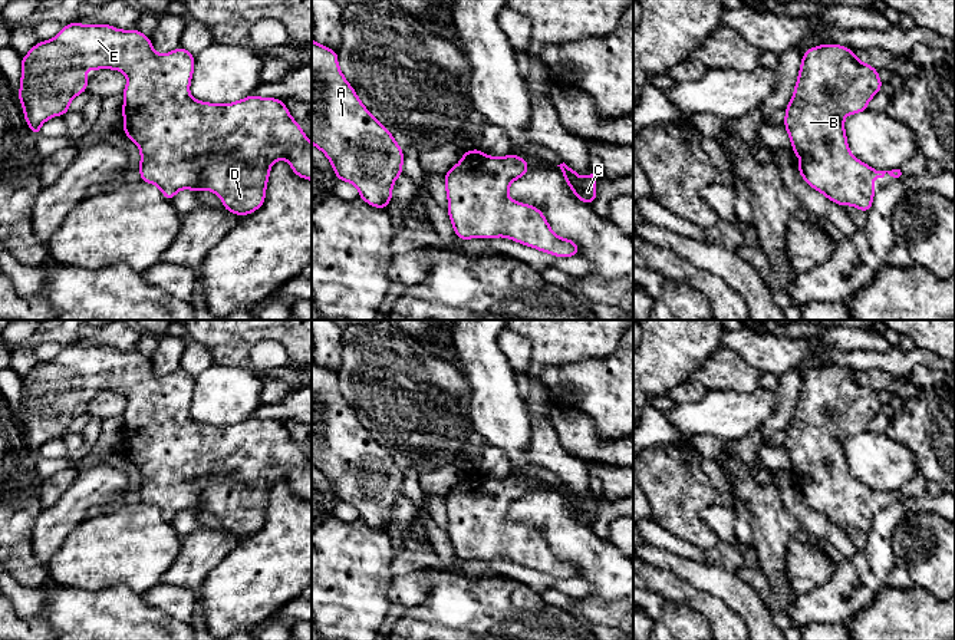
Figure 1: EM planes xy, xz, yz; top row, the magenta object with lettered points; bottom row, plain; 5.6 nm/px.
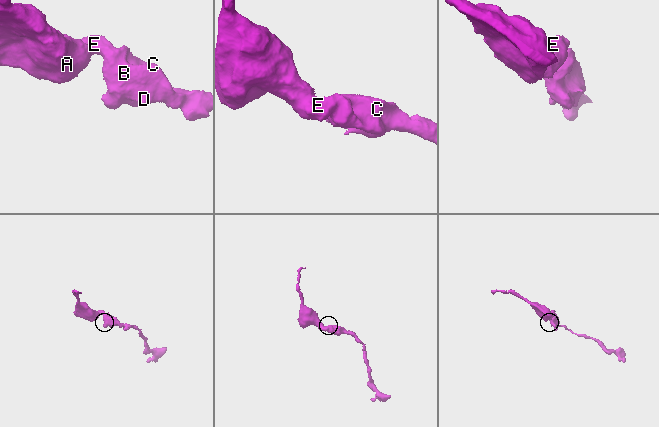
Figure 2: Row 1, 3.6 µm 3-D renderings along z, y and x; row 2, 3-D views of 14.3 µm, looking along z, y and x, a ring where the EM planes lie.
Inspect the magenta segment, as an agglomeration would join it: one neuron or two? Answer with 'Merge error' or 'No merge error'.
No merge error

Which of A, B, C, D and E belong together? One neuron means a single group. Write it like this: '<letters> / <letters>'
A B C D E

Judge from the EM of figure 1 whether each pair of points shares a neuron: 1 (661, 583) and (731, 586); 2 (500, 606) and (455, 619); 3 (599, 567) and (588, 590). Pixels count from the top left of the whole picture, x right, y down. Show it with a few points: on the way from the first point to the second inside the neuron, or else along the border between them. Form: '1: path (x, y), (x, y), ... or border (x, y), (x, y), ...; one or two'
1: border (662, 568), (723, 600); two
2: path (488, 606), (467, 607); one
3: border (579, 576), (595, 587), (596, 594); two

